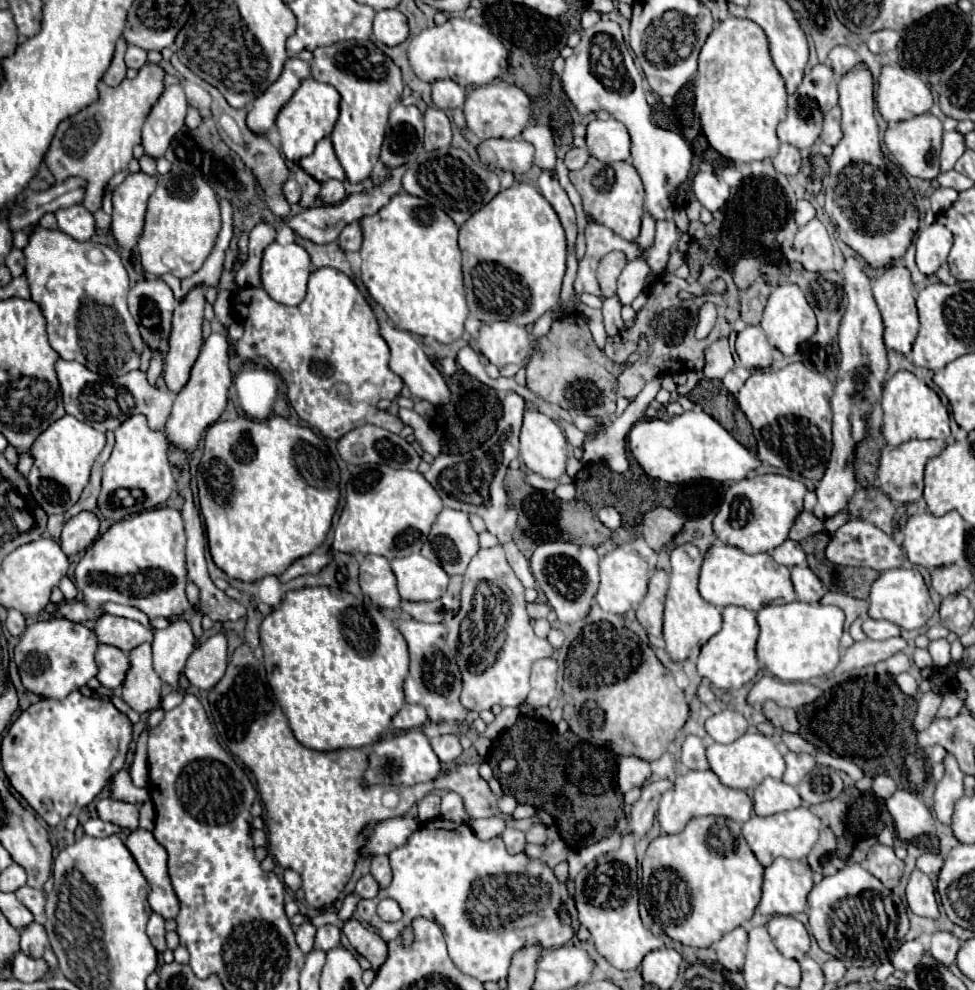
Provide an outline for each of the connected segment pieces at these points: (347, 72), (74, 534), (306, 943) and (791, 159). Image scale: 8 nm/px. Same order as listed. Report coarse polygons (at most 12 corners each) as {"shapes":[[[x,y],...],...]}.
{"shapes":[[[372,41],[316,47],[342,97],[330,135],[350,183],[380,157],[402,71]],[[80,511],[62,531],[66,555],[82,553],[98,535],[94,511]],[[302,923],[296,931],[296,943],[302,953],[314,947],[316,927]],[[784,143],[774,157],[776,171],[796,175],[802,163],[800,149]]]}

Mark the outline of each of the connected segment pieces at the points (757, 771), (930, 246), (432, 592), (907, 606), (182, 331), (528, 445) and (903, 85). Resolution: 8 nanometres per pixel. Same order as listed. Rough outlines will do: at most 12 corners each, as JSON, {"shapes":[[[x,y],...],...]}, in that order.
{"shapes":[[[706,731],[710,769],[732,789],[784,777],[774,741],[746,731],[718,743]],[[932,223],[916,239],[916,265],[934,275],[952,249],[952,233]],[[420,553],[390,565],[404,601],[436,601],[446,571]],[[890,569],[872,583],[868,615],[906,631],[934,613],[916,569]],[[204,287],[178,303],[166,385],[178,393],[202,347]],[[526,409],[520,459],[544,479],[566,473],[568,441],[536,409]],[[888,65],[876,103],[888,123],[930,111],[932,93],[916,75]]]}

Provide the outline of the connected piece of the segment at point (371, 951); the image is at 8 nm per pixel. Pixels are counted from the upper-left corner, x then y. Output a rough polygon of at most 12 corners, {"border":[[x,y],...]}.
{"border":[[356,919],[346,921],[346,933],[356,953],[372,969],[388,957],[388,943],[364,929]]}

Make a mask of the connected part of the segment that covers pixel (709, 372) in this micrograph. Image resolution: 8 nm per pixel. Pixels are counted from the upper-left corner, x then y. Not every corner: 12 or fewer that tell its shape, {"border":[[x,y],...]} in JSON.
{"border":[[728,339],[706,349],[704,375],[722,379],[734,367]]}

